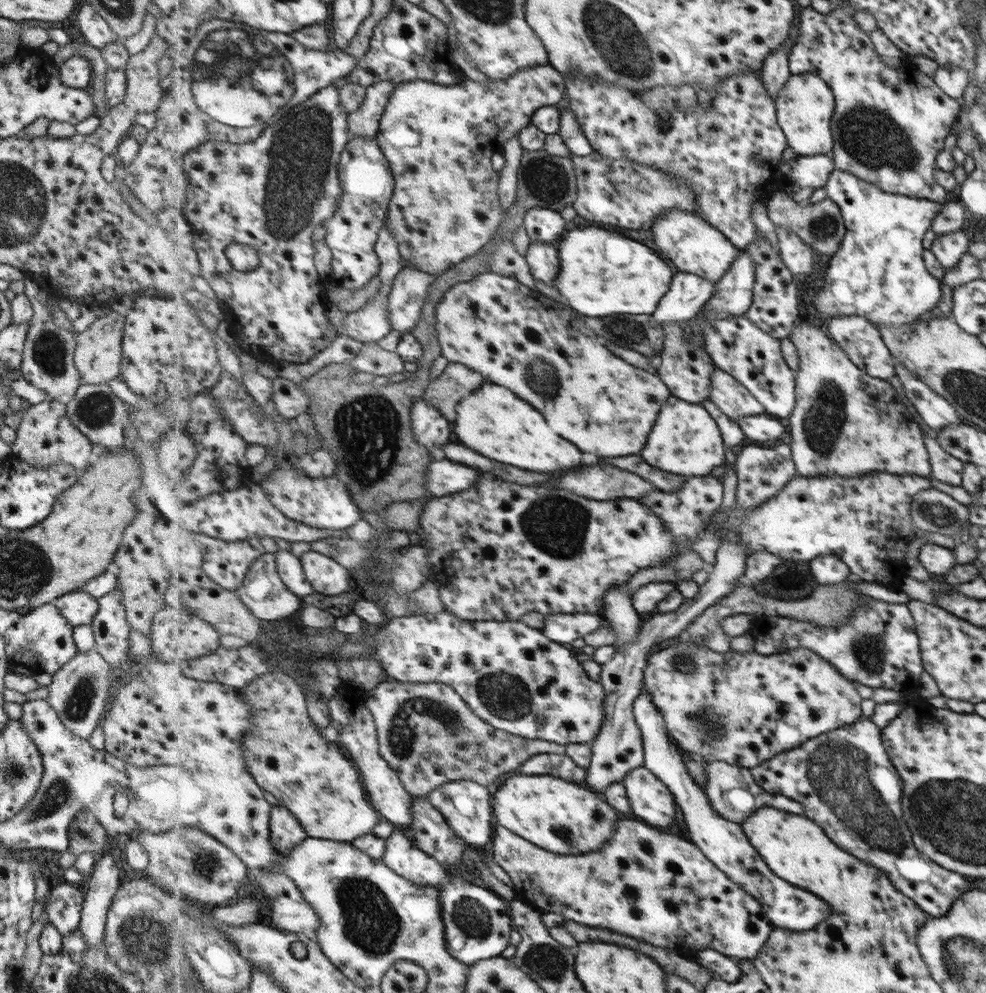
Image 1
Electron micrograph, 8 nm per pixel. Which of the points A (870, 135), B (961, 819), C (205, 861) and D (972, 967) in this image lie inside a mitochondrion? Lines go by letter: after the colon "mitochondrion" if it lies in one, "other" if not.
A: mitochondrion
B: mitochondrion
C: mitochondrion
D: mitochondrion

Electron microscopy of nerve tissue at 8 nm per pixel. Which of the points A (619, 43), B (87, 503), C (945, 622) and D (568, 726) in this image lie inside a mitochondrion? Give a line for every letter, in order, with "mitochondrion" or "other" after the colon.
A: mitochondrion
B: other
C: other
D: other

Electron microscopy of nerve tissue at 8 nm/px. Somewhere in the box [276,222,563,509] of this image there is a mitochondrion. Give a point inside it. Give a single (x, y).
(367, 428)

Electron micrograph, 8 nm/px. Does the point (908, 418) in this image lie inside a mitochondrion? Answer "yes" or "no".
no

